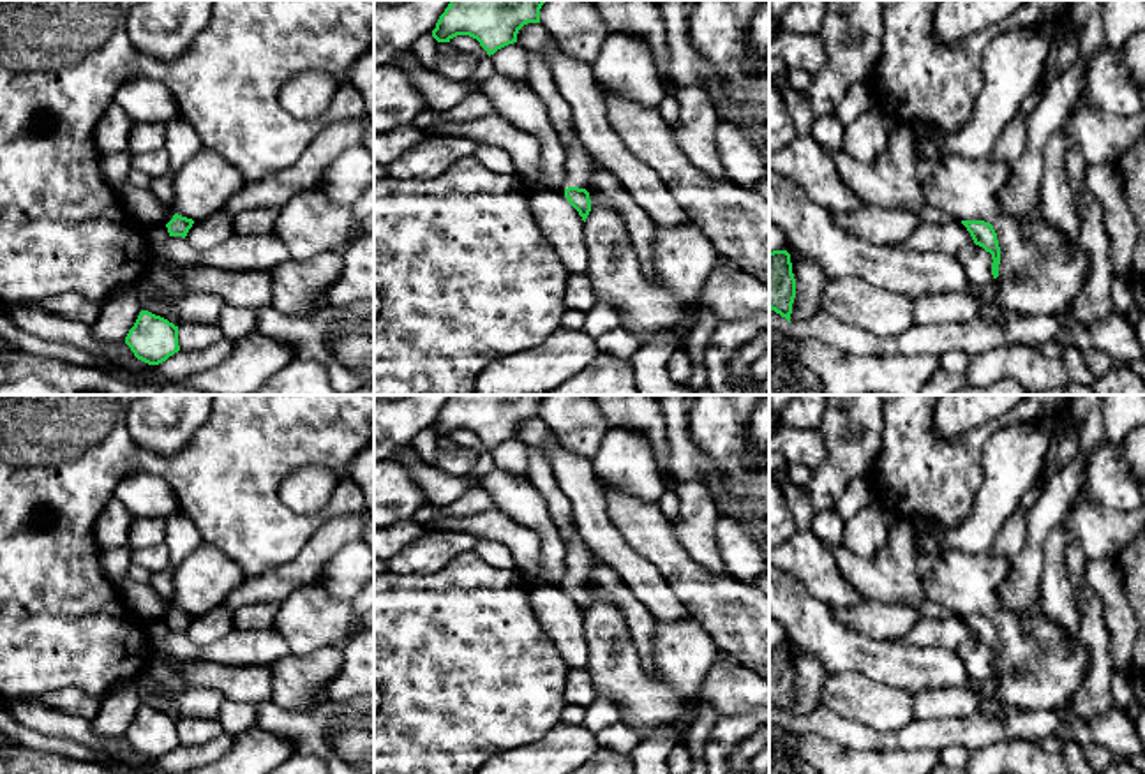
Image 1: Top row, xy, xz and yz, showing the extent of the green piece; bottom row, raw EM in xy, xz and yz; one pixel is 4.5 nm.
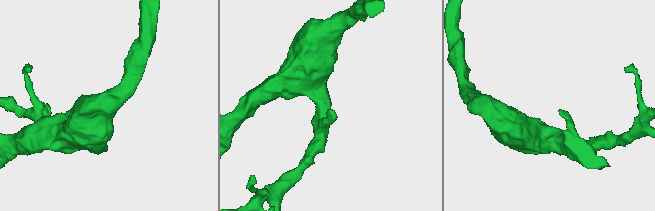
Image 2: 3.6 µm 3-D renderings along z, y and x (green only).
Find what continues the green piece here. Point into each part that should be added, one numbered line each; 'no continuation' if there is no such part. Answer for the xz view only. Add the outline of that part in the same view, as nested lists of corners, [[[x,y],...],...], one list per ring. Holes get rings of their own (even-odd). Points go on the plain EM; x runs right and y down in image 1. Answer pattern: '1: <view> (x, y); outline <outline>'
1: xz (579, 559); outline [[[579,534],[566,540],[565,545],[566,545],[568,580],[586,584],[595,555],[591,554],[589,547]]]

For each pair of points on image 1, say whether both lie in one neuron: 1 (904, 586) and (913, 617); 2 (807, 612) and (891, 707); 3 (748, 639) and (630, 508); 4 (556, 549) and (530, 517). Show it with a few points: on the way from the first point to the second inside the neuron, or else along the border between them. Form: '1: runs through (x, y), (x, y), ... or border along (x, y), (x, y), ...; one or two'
1: border along (868, 598), (914, 607); two
2: border along (851, 670), (900, 690); two
3: runs through (717, 607), (655, 540); one
4: runs through (551, 540), (538, 524); one

